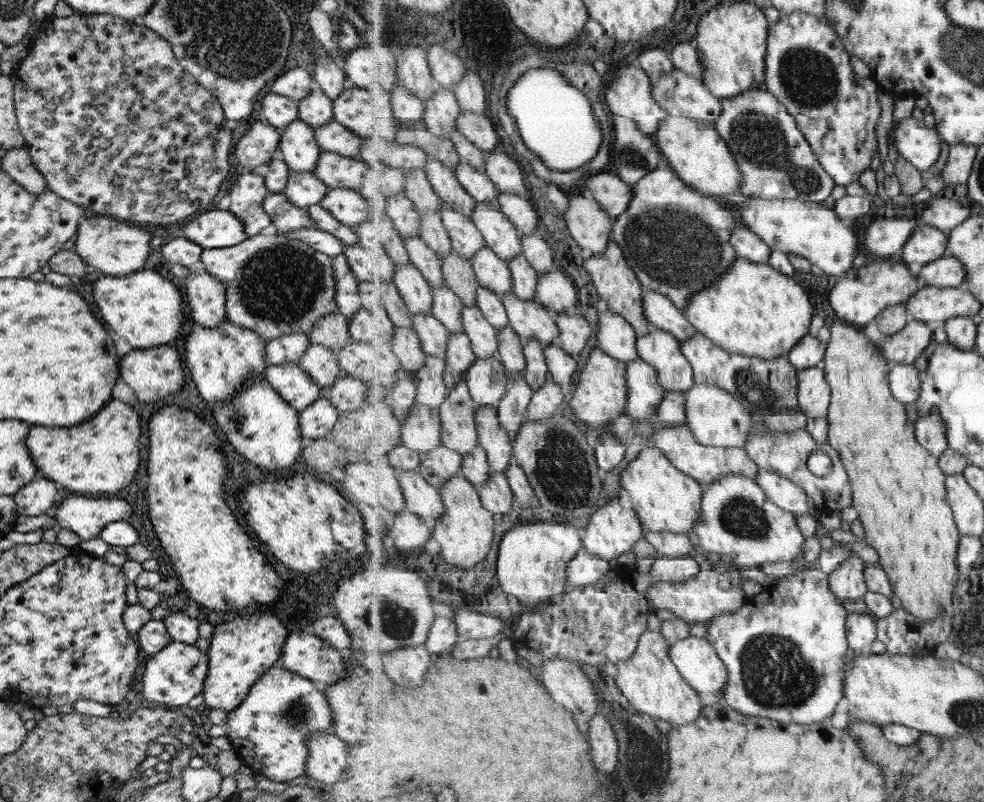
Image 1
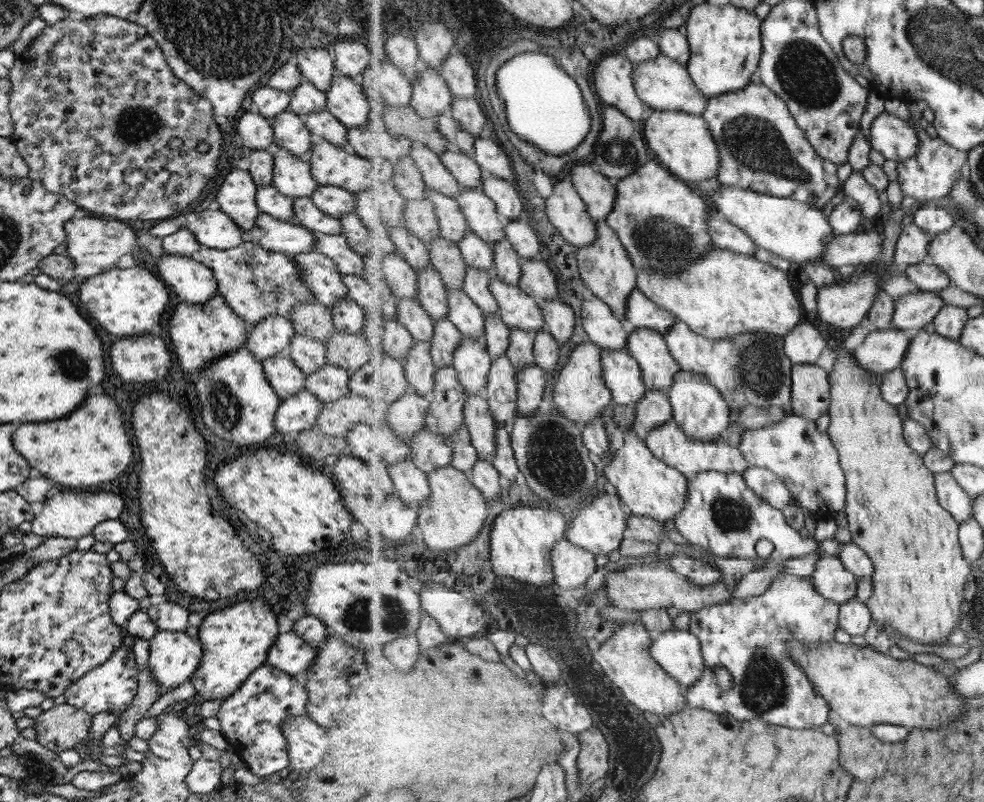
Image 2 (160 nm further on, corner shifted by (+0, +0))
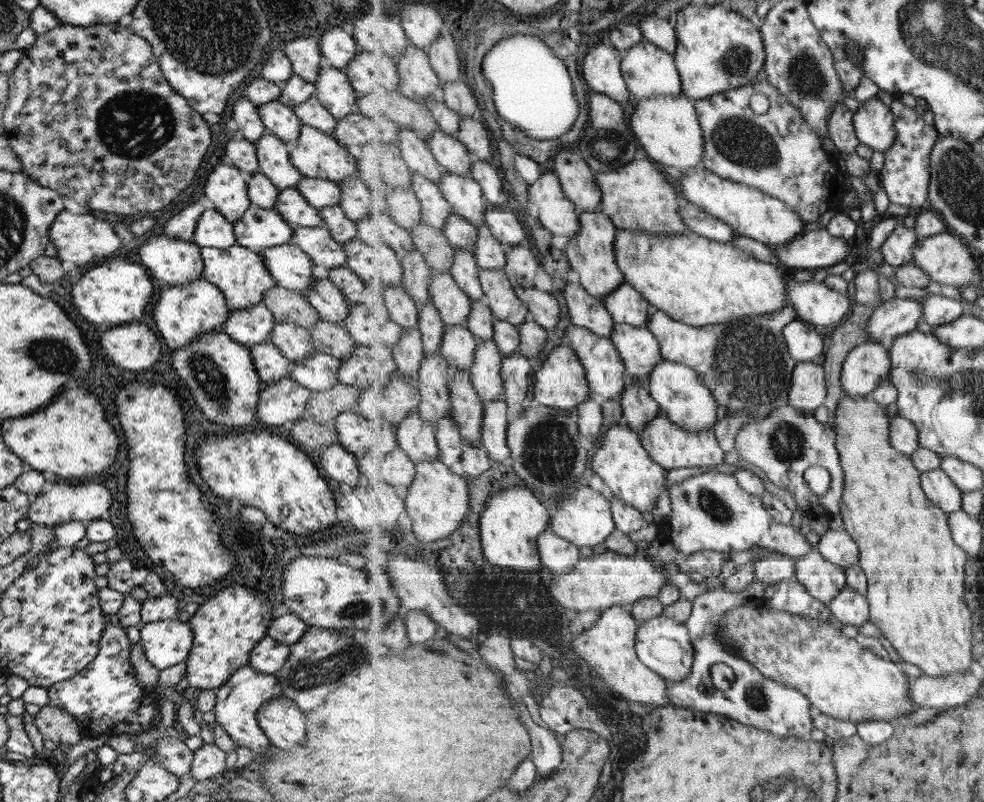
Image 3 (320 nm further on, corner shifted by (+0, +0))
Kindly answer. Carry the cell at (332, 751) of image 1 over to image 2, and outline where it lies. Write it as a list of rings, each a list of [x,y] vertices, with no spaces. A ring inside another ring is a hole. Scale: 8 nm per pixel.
[[[306,715],[285,717],[279,728],[285,739],[289,769],[302,772],[315,770],[321,764],[327,740],[321,726]]]

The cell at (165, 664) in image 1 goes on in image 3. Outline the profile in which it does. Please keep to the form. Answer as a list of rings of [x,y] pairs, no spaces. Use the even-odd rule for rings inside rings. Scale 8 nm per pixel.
[[[179,619],[142,623],[138,643],[145,658],[159,671],[184,661],[192,645],[188,623]]]

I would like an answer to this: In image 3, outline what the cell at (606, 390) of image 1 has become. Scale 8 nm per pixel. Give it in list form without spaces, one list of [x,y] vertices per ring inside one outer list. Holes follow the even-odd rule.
[[[563,344],[555,347],[534,374],[534,398],[545,406],[577,413],[579,405],[591,394],[594,393],[590,390],[585,367],[571,346]]]

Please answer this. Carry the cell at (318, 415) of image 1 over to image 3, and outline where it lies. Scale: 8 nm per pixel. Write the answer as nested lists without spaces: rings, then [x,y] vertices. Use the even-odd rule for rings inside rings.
[[[283,377],[272,383],[260,380],[258,392],[255,405],[257,422],[268,426],[288,426],[306,416],[304,408],[311,391],[293,379]]]

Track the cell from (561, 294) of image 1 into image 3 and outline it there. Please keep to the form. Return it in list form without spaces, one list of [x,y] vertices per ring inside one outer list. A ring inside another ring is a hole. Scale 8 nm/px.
[[[515,245],[507,253],[507,264],[504,271],[508,275],[513,286],[523,288],[535,288],[535,276],[537,276],[536,253],[528,245]]]

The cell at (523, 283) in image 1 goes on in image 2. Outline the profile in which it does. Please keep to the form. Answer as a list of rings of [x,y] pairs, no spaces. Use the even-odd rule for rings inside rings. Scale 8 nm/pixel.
[[[509,239],[500,240],[494,247],[494,268],[493,276],[503,280],[507,284],[519,287],[519,280],[523,276],[522,259]]]

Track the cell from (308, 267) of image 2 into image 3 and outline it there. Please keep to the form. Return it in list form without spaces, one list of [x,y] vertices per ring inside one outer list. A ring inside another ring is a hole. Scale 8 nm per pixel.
[[[285,243],[257,251],[264,260],[267,273],[280,288],[307,296],[320,270],[309,257],[293,244]]]

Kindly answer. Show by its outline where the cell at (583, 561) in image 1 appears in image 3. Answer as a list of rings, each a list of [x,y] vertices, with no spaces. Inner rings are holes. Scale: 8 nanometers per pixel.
[[[551,527],[539,535],[537,546],[544,568],[553,574],[567,574],[581,562],[579,546],[555,534]]]

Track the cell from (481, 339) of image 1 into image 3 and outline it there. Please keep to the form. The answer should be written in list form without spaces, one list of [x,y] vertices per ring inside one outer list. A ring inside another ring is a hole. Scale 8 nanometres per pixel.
[[[434,271],[431,284],[431,299],[441,319],[451,326],[466,326],[473,310],[473,300],[463,291],[449,273]]]

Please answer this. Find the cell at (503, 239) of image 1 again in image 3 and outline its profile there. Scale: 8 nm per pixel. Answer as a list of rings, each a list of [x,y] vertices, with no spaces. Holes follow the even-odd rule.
[[[445,171],[438,185],[452,205],[453,213],[464,216],[477,228],[486,226],[484,216],[491,204],[484,195],[483,187],[472,175],[461,176]]]

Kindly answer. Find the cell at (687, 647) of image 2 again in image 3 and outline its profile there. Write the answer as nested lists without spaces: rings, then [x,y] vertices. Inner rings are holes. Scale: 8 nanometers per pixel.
[[[664,615],[646,621],[638,621],[636,649],[638,657],[667,681],[685,680],[694,668],[696,650],[688,626]]]

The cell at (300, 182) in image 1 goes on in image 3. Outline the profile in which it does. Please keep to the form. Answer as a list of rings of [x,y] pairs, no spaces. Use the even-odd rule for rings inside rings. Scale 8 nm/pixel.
[[[267,132],[253,142],[253,145],[258,172],[264,174],[277,189],[293,189],[302,174],[288,159],[288,144]]]

